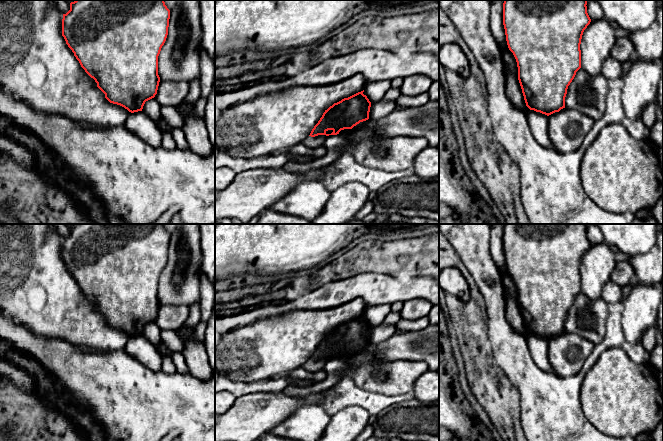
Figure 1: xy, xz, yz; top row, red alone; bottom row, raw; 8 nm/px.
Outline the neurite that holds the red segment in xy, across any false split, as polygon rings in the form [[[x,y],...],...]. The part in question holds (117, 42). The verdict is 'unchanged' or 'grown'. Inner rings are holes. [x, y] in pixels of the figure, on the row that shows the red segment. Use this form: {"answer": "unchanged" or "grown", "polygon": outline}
{"answer": "unchanged", "polygon": [[[75,0],[70,3],[70,10],[63,14],[62,36],[105,98],[134,113],[142,111],[145,102],[157,94],[158,56],[168,35],[169,19],[170,10],[164,0]]]}

